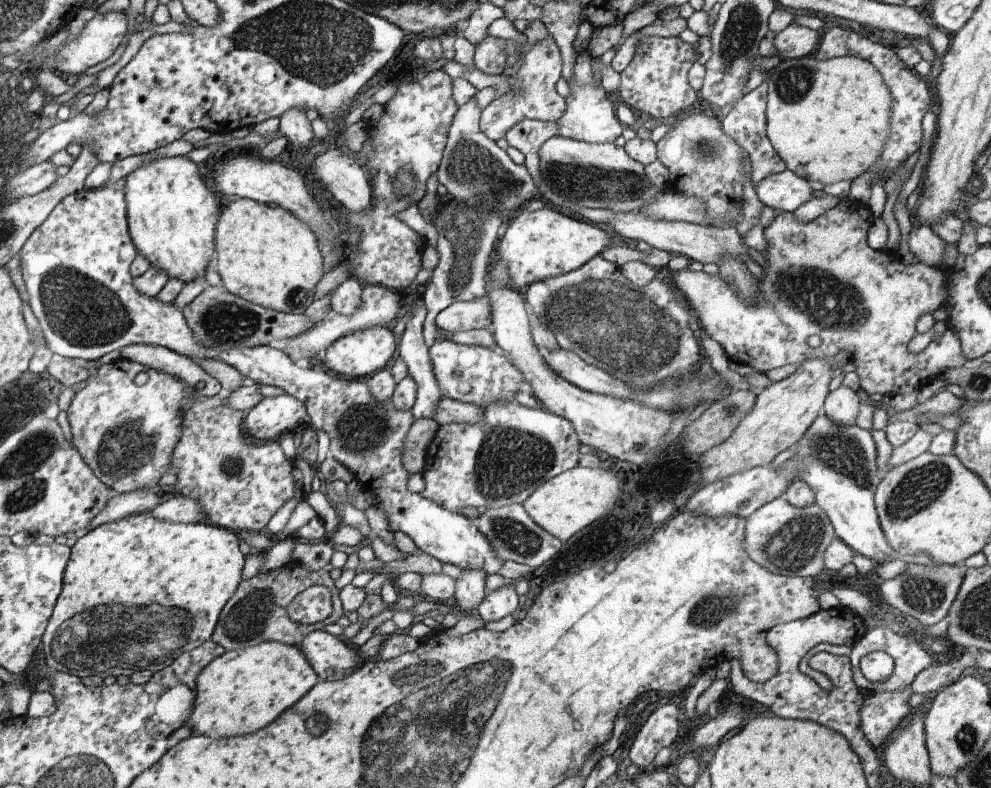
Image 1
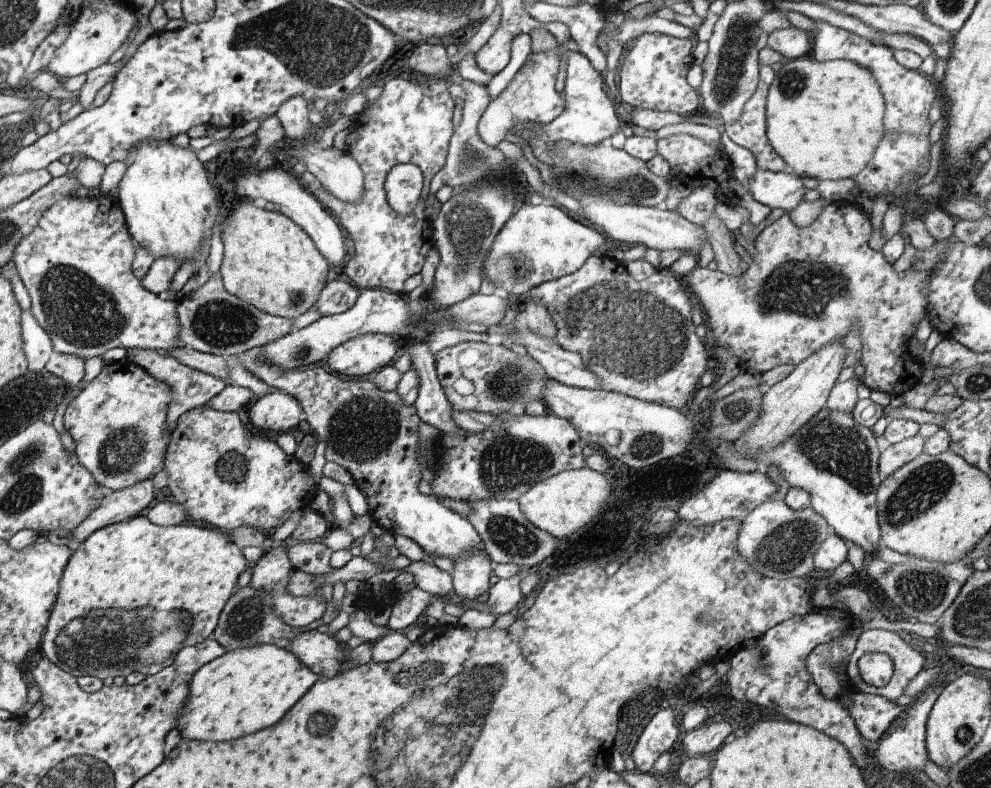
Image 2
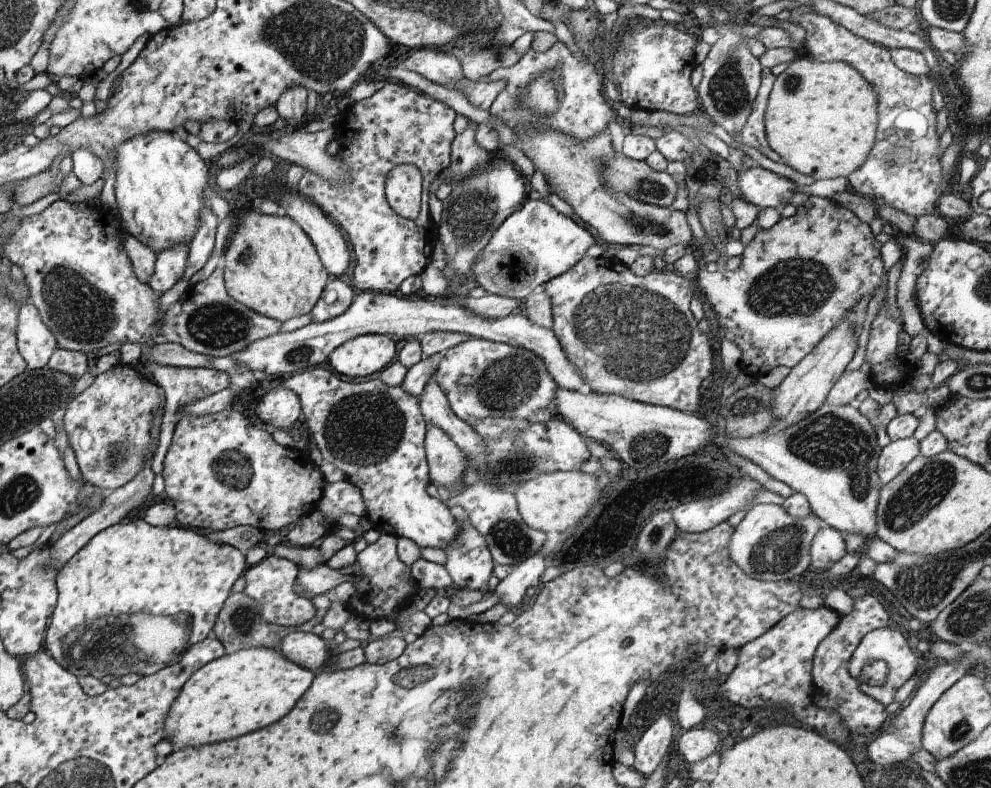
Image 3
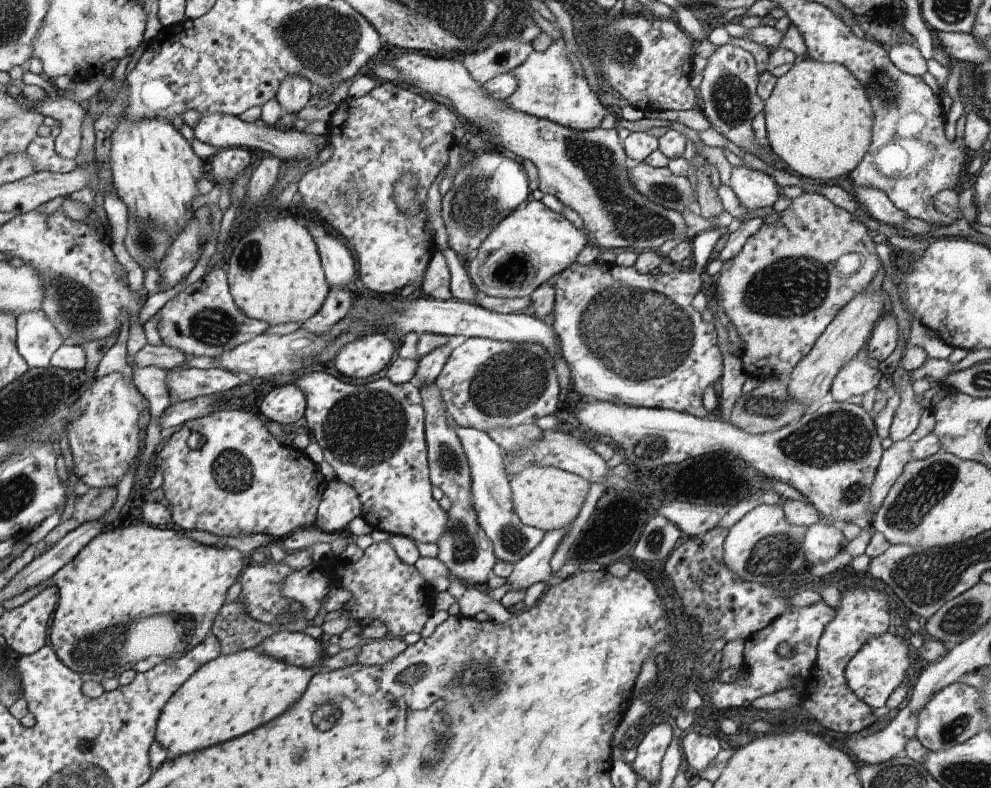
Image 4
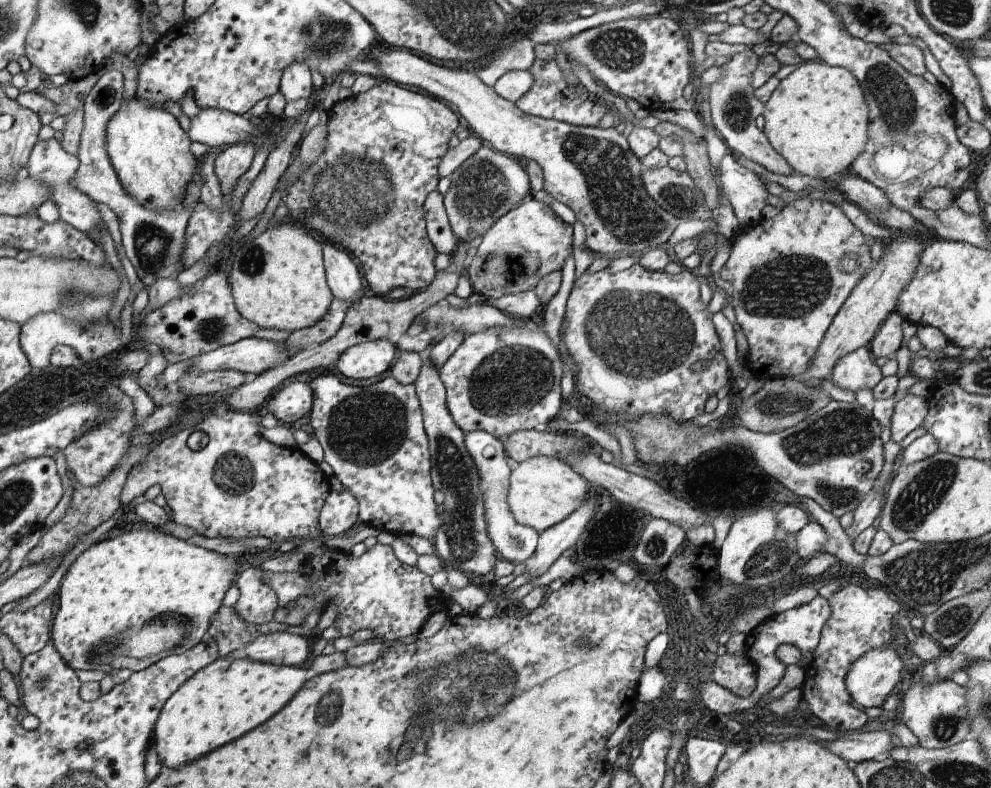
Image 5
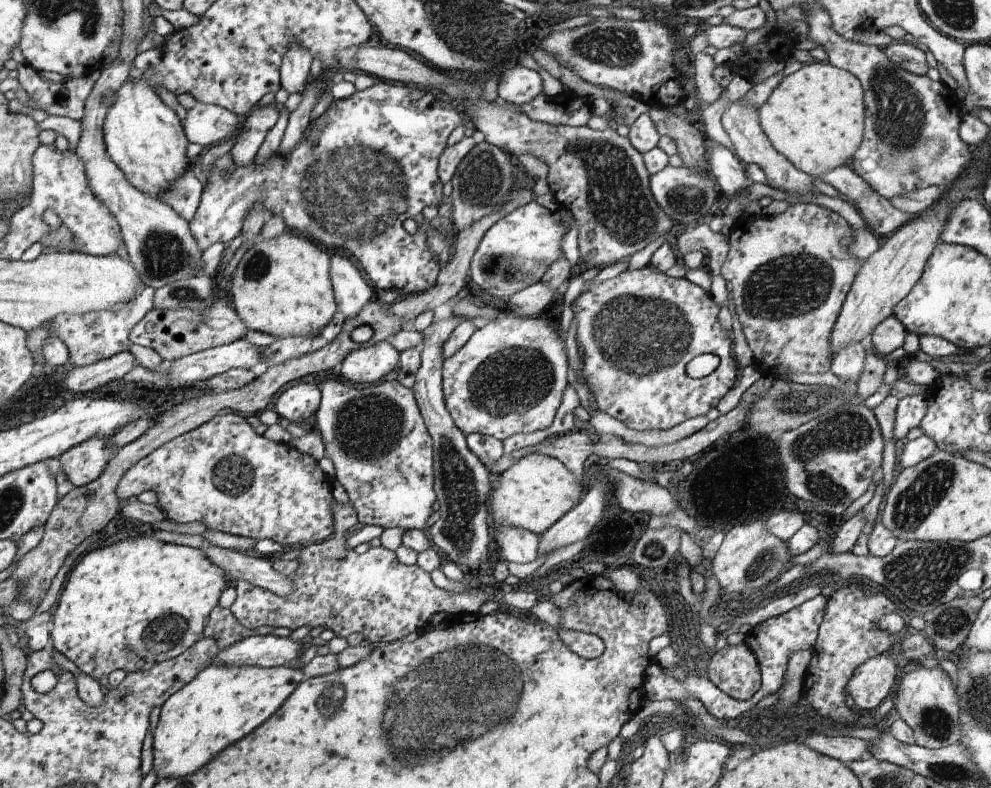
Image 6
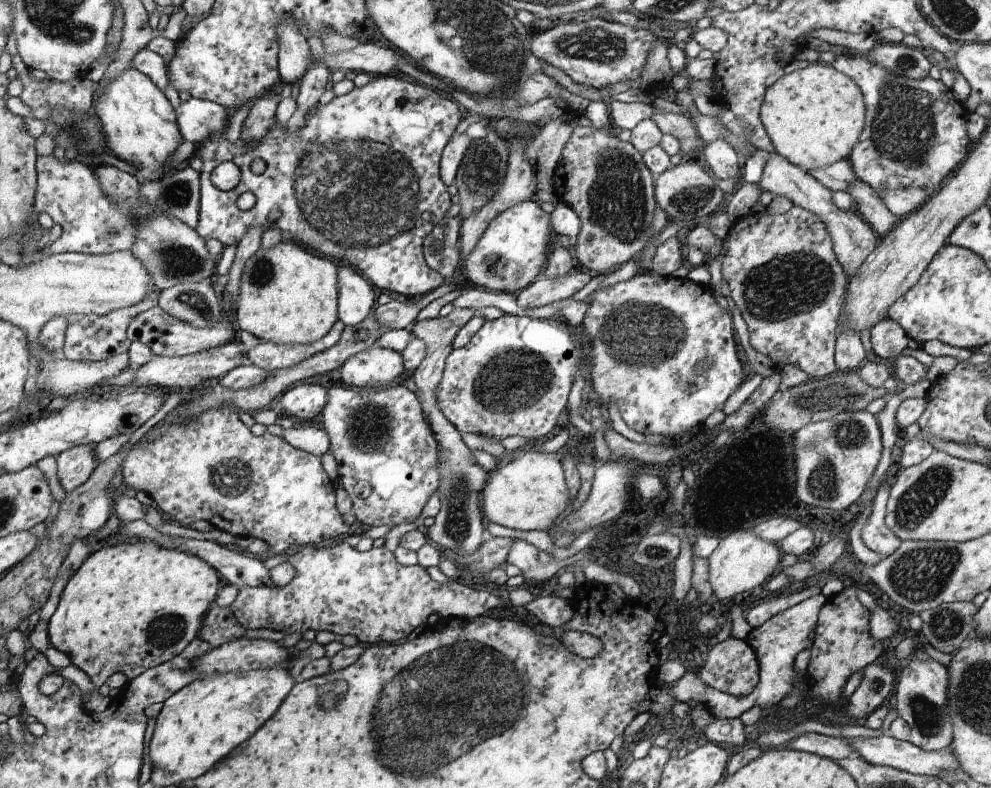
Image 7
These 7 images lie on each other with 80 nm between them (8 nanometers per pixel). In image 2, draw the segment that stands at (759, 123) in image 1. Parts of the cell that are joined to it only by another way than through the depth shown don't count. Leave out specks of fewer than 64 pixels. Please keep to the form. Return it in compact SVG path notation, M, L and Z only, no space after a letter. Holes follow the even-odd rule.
M760 64L759 68L759 83L757 84L754 94L744 104L742 114L738 118L738 122L724 124L725 132L736 144L748 148L750 152L756 158L756 164L762 171L772 171L773 173L779 173L786 170L786 162L782 157L774 156L774 149L770 144L767 137L767 124L766 124L766 105L767 105L767 94L772 84L775 72L772 70L770 65Z

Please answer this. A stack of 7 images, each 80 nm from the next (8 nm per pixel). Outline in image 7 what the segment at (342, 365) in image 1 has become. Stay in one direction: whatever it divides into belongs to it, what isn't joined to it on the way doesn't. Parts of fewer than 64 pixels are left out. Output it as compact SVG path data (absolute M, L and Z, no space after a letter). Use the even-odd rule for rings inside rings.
M372 346L352 355L340 368L344 384L351 388L388 387L402 381L406 366L402 354Z

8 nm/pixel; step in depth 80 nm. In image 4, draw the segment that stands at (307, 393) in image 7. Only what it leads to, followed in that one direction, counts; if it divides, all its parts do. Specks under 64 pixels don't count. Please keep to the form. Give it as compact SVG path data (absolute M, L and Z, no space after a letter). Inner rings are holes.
M295 384L275 387L271 392L265 394L259 410L266 421L288 426L305 416L307 399L303 390Z

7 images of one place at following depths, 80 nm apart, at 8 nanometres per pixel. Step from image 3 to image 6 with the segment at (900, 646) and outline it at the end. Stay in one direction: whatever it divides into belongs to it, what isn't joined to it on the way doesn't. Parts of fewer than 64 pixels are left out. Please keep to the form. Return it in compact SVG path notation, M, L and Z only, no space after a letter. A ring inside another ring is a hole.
M882 653L856 667L848 681L847 690L852 692L857 706L867 711L874 710L890 694L900 674L895 659Z

